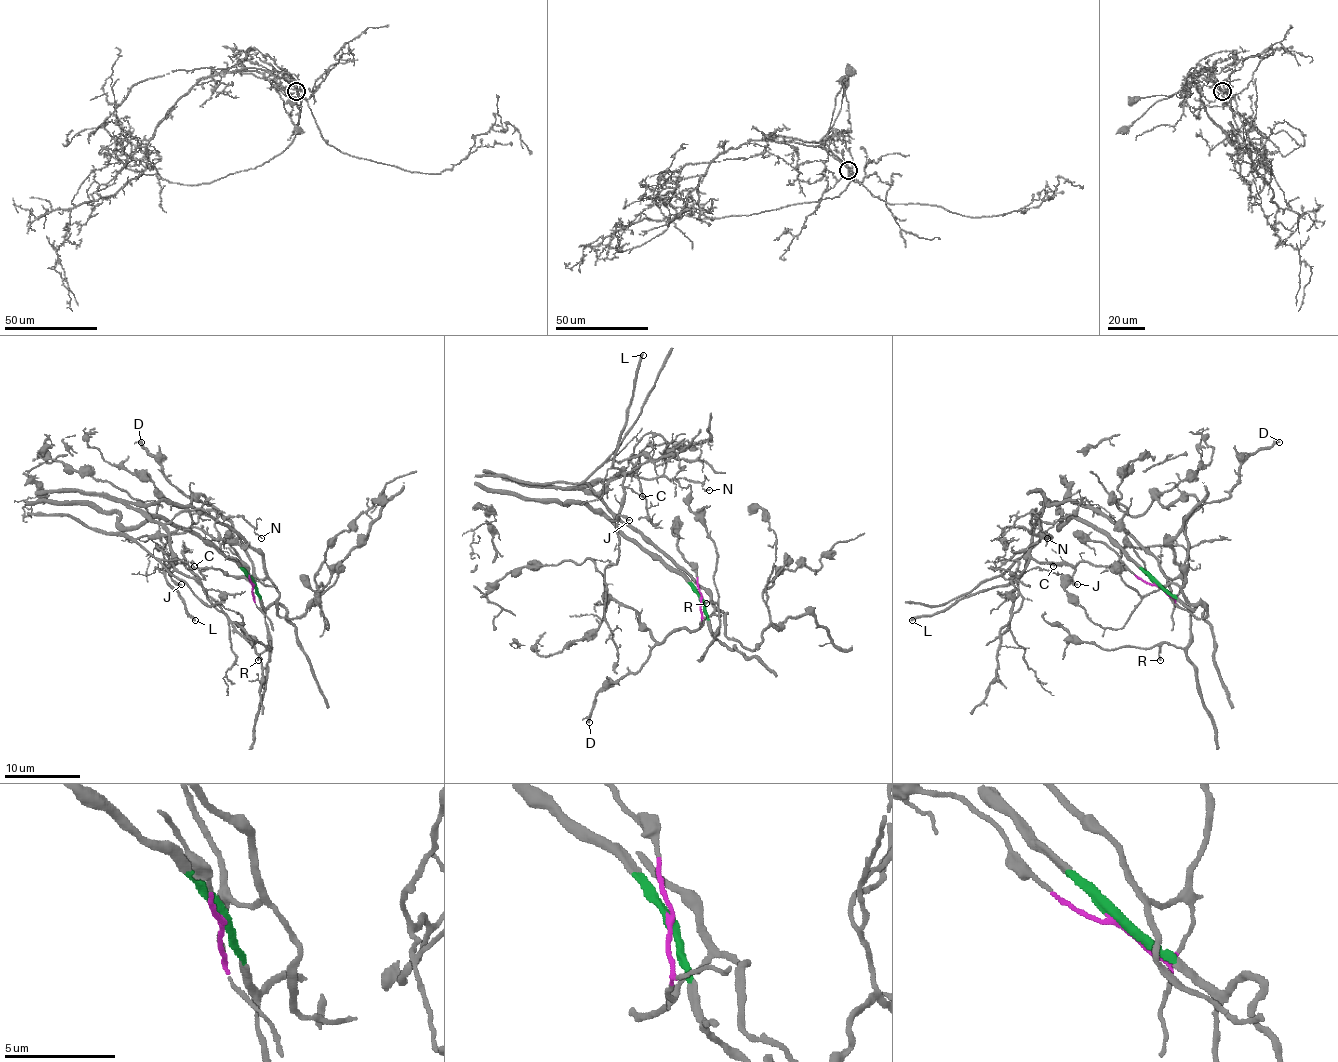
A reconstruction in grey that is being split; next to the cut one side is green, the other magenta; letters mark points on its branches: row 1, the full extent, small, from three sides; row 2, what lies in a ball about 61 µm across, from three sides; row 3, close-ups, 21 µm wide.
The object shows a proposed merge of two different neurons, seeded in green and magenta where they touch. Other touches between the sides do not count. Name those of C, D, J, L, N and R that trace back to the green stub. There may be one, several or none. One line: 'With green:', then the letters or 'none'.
With green: R

